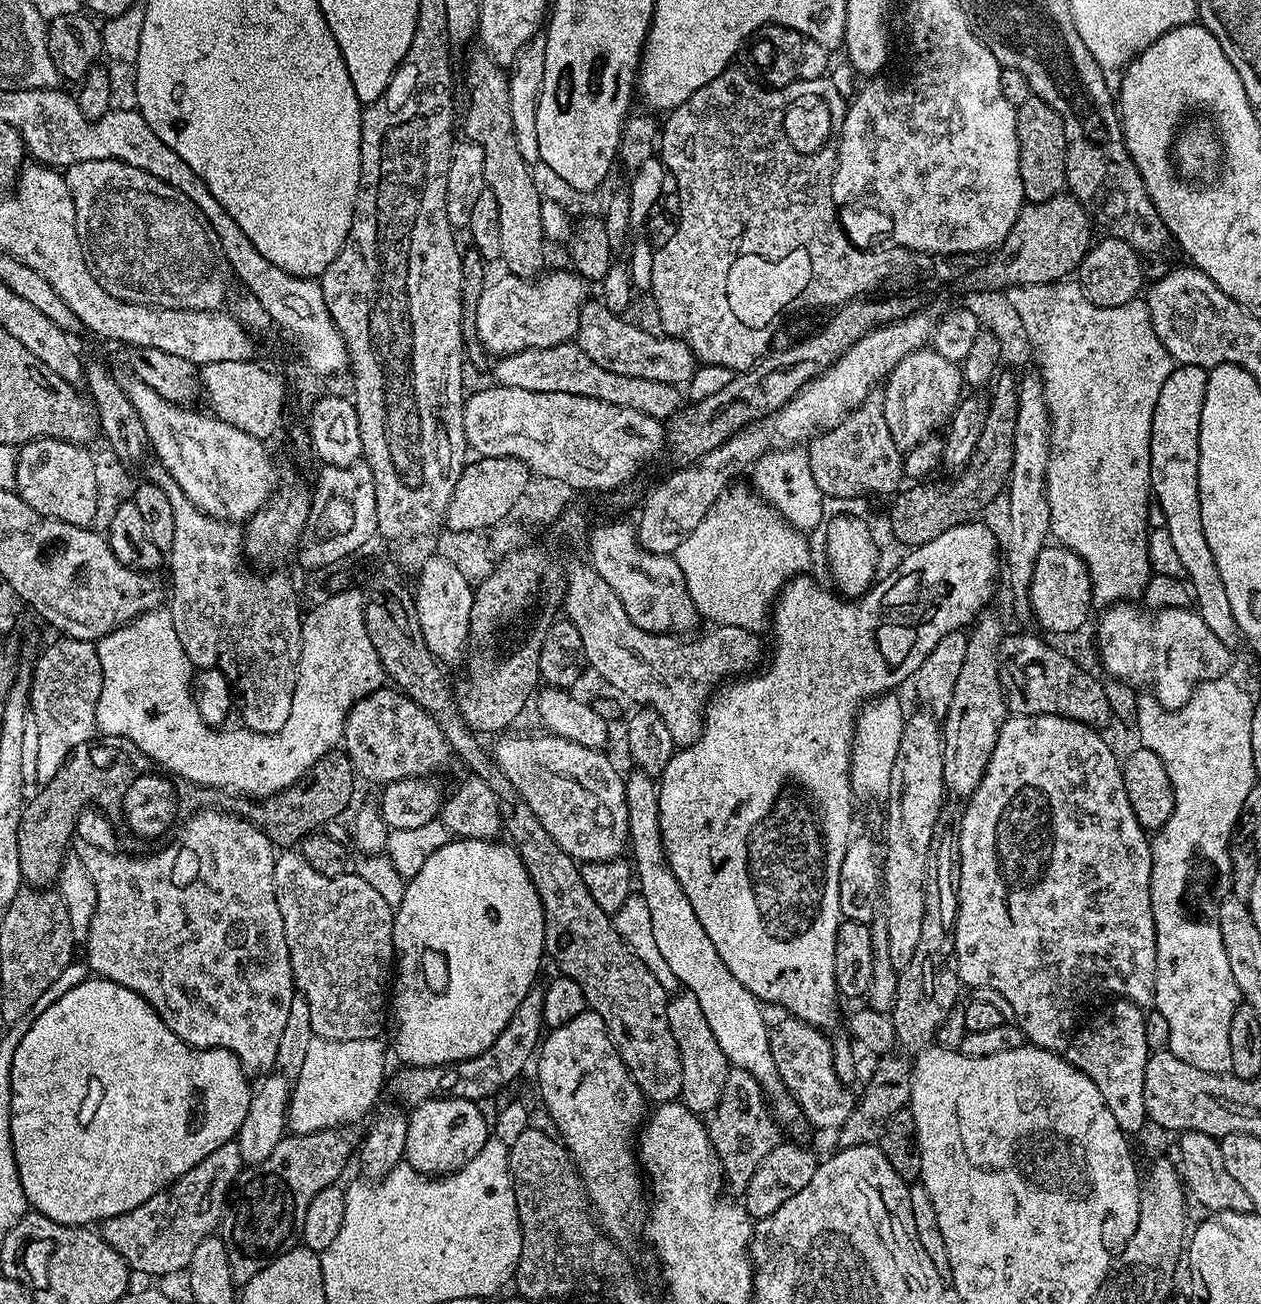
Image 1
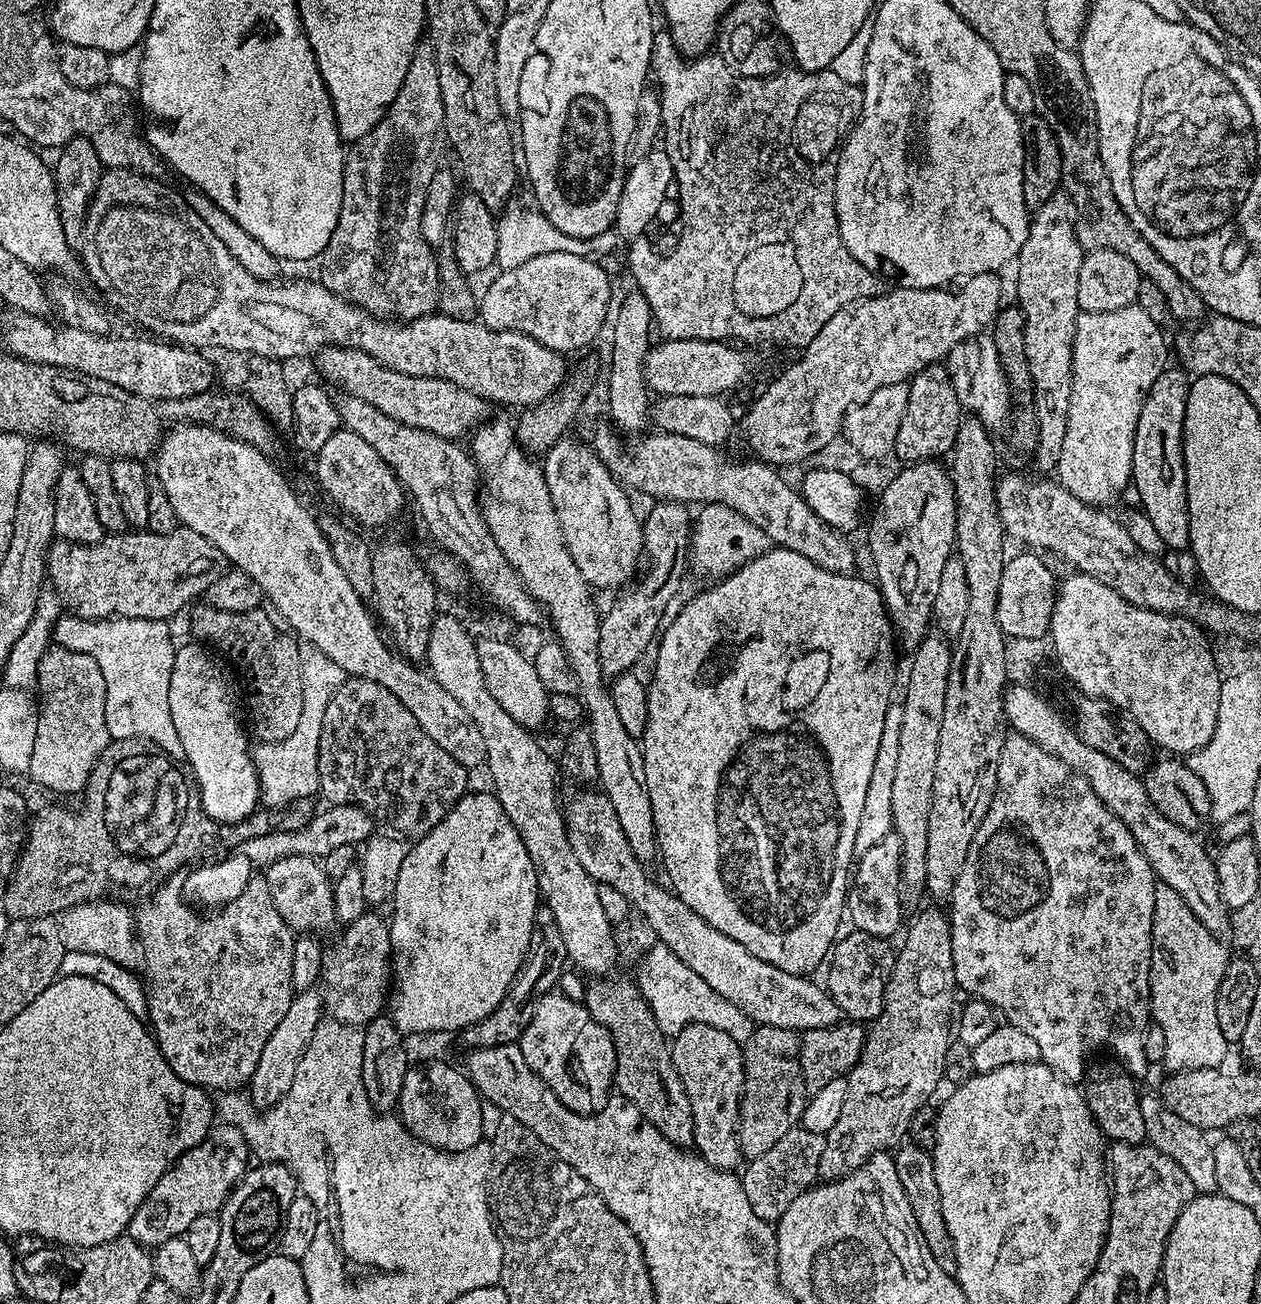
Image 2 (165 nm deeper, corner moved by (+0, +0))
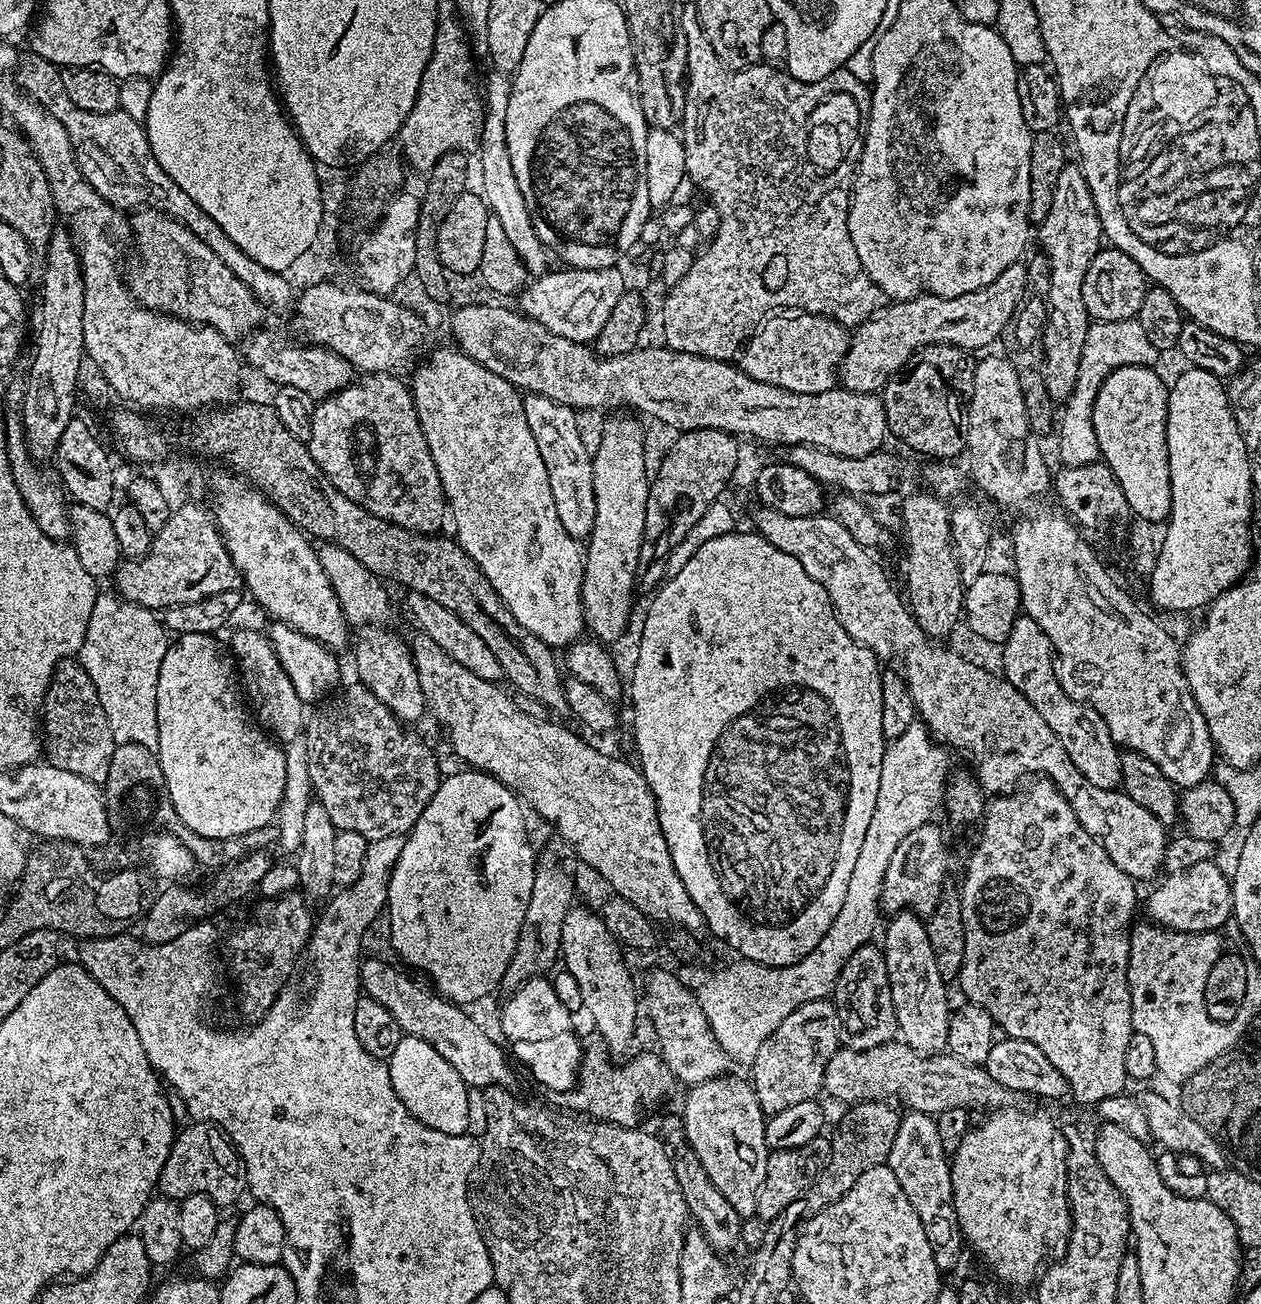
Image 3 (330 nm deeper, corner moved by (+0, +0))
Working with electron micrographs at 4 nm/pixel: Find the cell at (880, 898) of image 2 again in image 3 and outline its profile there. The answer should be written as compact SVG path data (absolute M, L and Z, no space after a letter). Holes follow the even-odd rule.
M936 822L918 826L918 830L910 830L910 834L906 834L902 842L898 842L898 850L894 850L890 866L886 866L886 878L882 882L880 895L881 909L888 914L907 910L921 918L932 916L936 903L940 901L945 891L944 879L948 876L948 867L951 864L952 856L948 853L948 840Z

